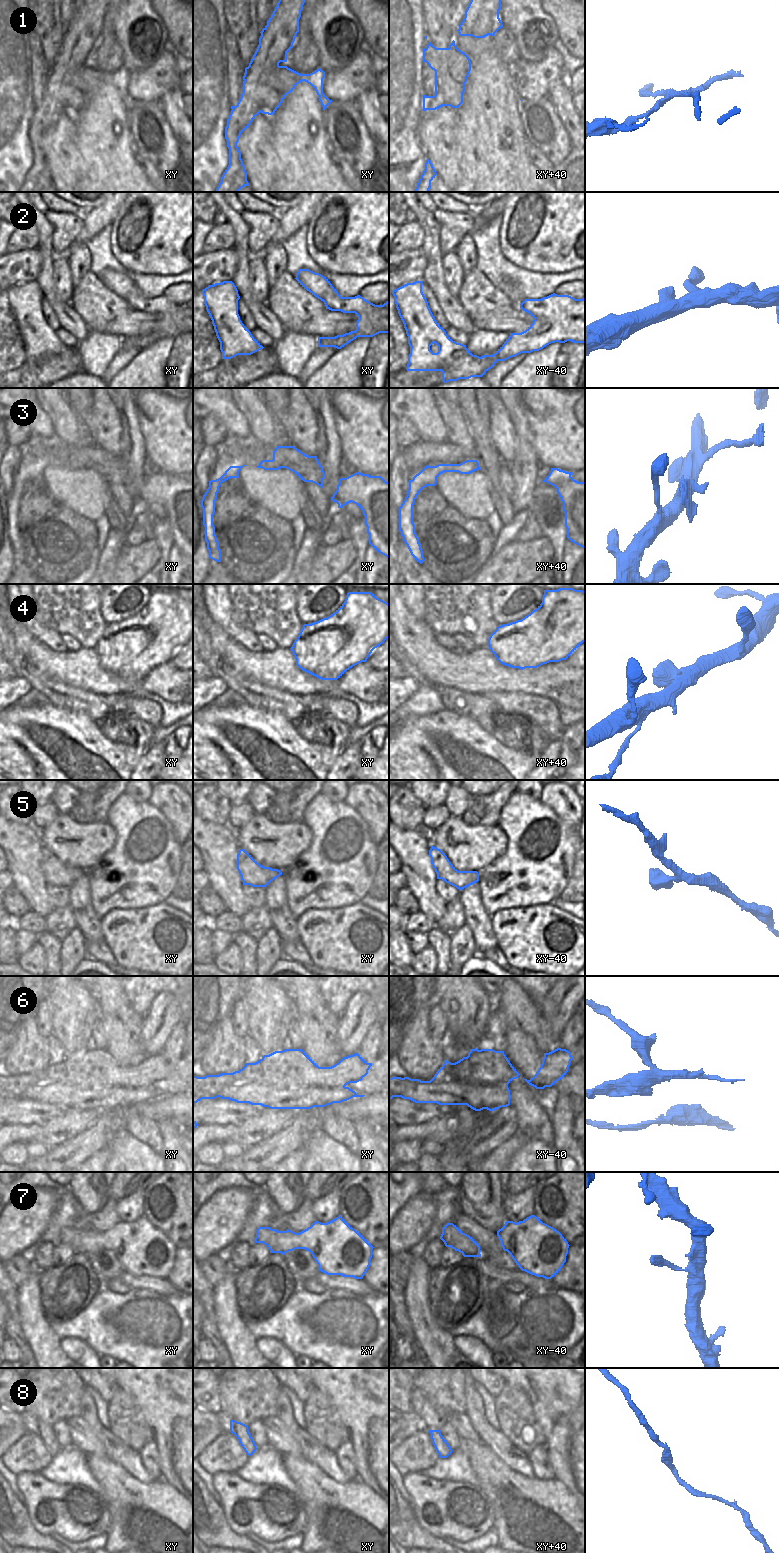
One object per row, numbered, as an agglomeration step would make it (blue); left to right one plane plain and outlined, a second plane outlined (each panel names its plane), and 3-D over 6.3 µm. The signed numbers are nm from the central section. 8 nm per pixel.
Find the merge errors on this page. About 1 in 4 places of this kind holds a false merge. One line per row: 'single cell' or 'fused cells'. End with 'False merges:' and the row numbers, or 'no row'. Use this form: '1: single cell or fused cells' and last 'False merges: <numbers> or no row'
1: fused cells
2: single cell
3: single cell
4: single cell
5: single cell
6: fused cells
7: single cell
8: single cell
False merges: 1, 6

